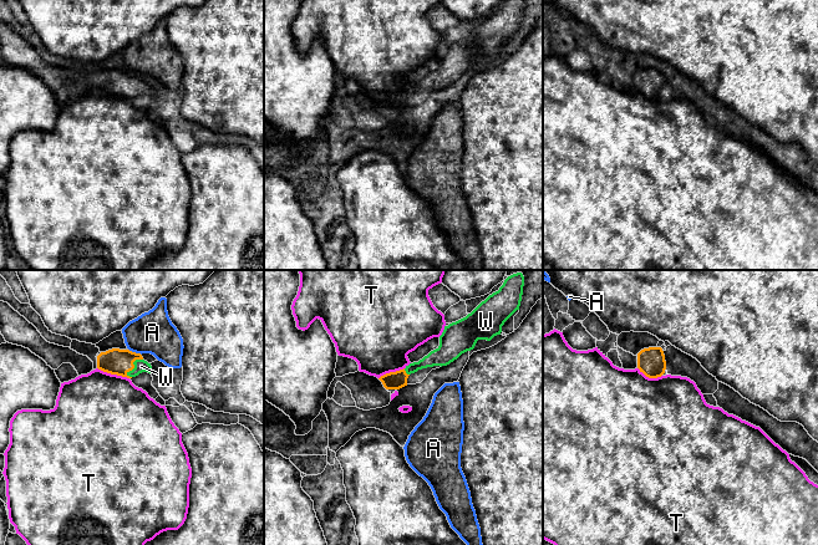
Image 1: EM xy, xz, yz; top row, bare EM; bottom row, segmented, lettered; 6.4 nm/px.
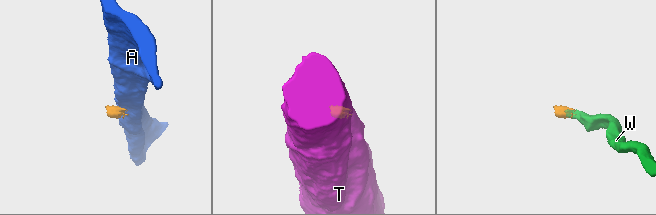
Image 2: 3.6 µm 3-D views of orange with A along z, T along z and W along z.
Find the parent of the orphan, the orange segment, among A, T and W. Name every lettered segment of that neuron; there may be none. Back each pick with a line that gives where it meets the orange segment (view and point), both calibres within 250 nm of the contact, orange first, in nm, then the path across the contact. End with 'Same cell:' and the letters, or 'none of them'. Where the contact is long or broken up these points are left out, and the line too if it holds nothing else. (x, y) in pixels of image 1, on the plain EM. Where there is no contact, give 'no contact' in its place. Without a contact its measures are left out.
W: contact xy (133, 86); calibres 170 and 80 nm; way xy (115, 82), (133, 86), (141, 87)
Same cell: W

